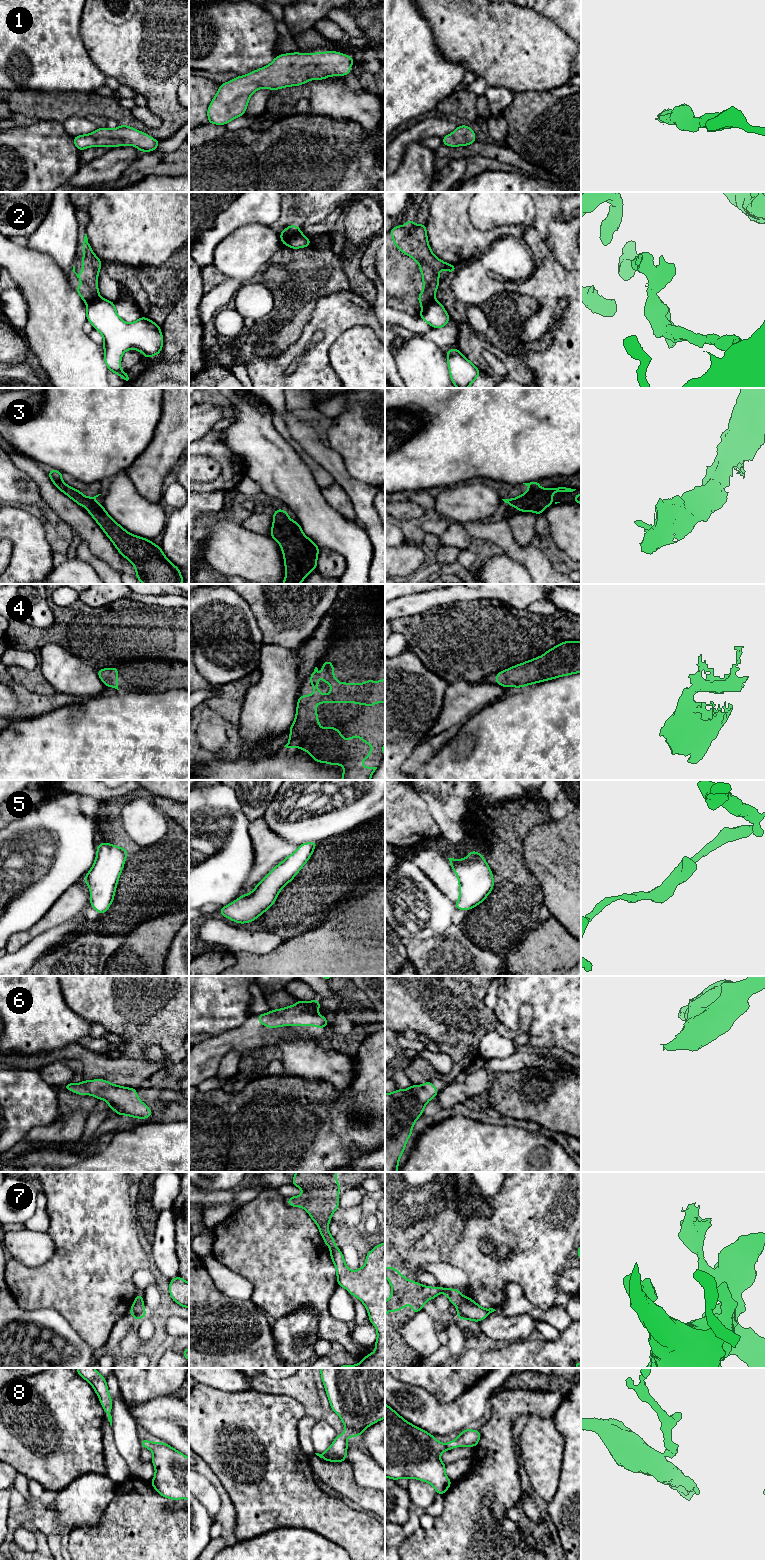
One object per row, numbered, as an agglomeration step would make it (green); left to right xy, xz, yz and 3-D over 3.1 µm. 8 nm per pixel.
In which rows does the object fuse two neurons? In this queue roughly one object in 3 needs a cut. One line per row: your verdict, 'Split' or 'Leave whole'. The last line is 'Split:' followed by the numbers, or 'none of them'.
1: Leave whole
2: Split
3: Leave whole
4: Leave whole
5: Leave whole
6: Leave whole
7: Split
8: Leave whole
Split: 2, 7

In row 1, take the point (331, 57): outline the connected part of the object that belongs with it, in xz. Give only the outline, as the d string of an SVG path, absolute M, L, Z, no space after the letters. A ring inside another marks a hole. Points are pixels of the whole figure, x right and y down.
M336 51L317 53L287 53L281 54L263 68L223 83L212 99L208 110L208 122L216 125L226 125L235 118L245 114L251 95L260 88L278 90L285 87L306 84L309 80L323 80L330 76L345 76L351 73L350 67L354 59Z

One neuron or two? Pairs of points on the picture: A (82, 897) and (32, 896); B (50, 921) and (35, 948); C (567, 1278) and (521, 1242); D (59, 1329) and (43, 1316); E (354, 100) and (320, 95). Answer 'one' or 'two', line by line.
A: two
B: two
C: two
D: one
E: one

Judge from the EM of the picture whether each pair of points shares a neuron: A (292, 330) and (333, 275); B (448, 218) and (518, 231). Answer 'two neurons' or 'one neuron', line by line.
A: one neuron
B: one neuron

